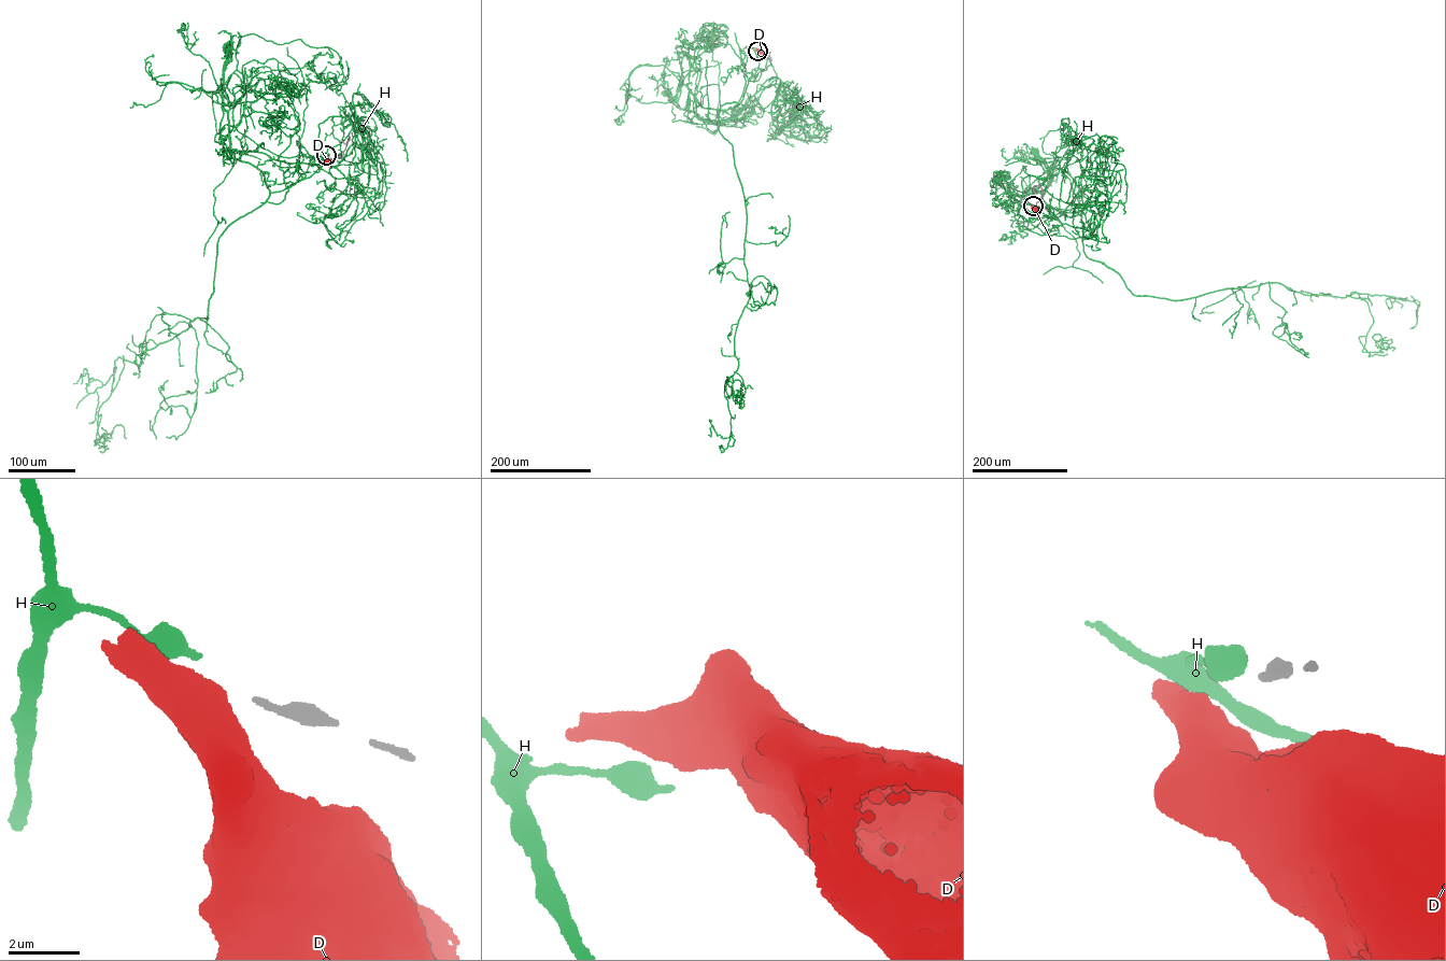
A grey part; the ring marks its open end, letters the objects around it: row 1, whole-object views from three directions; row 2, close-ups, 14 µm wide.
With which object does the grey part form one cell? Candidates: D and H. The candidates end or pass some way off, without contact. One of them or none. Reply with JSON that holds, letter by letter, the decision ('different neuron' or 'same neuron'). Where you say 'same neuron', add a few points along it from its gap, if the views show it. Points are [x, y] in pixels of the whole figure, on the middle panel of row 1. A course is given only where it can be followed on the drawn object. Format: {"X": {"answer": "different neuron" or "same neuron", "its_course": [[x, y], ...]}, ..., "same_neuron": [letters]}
{"D": {"answer": "different neuron"}, "H": {"answer": "same neuron", "its_course": [[756, 51], [759, 68], [736, 107], [719, 110], [703, 108], [683, 84], [672, 102], [666, 93]]}, "same_neuron": ["H"]}

